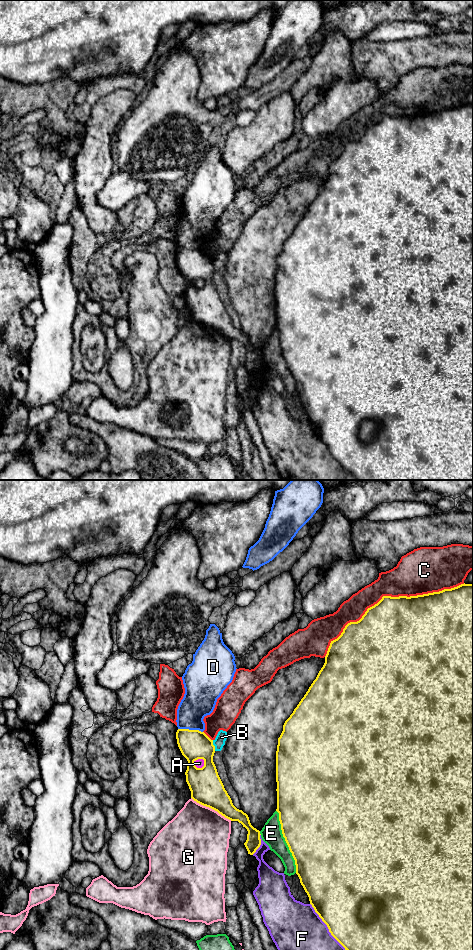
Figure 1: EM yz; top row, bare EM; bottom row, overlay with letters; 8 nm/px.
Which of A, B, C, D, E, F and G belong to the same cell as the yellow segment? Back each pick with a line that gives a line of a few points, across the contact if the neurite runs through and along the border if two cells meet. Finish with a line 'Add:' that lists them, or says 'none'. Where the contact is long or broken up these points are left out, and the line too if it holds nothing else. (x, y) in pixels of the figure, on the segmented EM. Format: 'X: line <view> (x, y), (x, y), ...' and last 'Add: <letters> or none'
Add: none

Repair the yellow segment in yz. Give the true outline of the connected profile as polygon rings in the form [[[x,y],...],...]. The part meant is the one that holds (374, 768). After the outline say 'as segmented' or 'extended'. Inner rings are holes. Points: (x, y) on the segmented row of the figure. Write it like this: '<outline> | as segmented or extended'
[[[464,583],[464,584],[461,584],[461,585],[459,585],[459,586],[457,586],[457,587],[454,587],[454,588],[451,588],[451,589],[444,589],[444,590],[442,590],[442,591],[439,591],[439,592],[433,592],[433,593],[428,593],[428,594],[423,594],[423,595],[417,595],[417,596],[410,596],[410,597],[407,597],[407,596],[399,596],[399,597],[391,597],[391,596],[383,596],[383,597],[382,597],[382,599],[381,599],[381,600],[380,600],[380,601],[379,601],[379,602],[378,602],[378,603],[377,603],[377,604],[375,604],[375,605],[374,605],[374,606],[372,606],[372,607],[370,607],[370,608],[368,608],[368,609],[367,609],[367,611],[366,611],[366,612],[365,612],[365,614],[364,614],[364,615],[363,615],[363,616],[362,616],[362,618],[361,618],[361,619],[360,619],[360,620],[359,620],[359,621],[357,621],[357,622],[350,622],[350,623],[348,623],[348,624],[347,624],[347,625],[346,625],[346,626],[345,626],[345,628],[344,628],[344,629],[343,629],[343,632],[342,632],[342,633],[341,633],[341,635],[340,635],[340,636],[339,636],[339,637],[338,637],[338,638],[337,638],[337,639],[335,639],[335,640],[333,640],[333,641],[331,641],[331,643],[330,643],[330,646],[329,646],[329,648],[328,648],[328,651],[327,651],[327,654],[326,654],[326,656],[325,656],[325,663],[324,663],[324,665],[323,665],[323,667],[322,667],[322,668],[321,668],[321,670],[320,670],[320,671],[319,671],[319,673],[318,673],[318,675],[317,675],[317,677],[316,677],[316,679],[315,679],[315,680],[314,680],[314,681],[313,681],[313,683],[312,683],[312,684],[311,684],[311,686],[310,686],[310,687],[309,687],[309,689],[308,689],[308,691],[307,691],[307,692],[306,692],[306,694],[305,694],[305,695],[304,695],[304,697],[303,697],[303,698],[302,698],[302,699],[301,699],[301,701],[300,701],[300,702],[299,702],[299,704],[298,704],[298,705],[297,705],[297,707],[296,707],[296,708],[295,708],[295,709],[294,709],[294,711],[293,711],[293,713],[292,713],[292,714],[291,714],[291,715],[290,715],[290,717],[289,717],[289,718],[288,718],[288,719],[287,719],[287,720],[286,720],[286,721],[285,721],[285,723],[284,723],[284,725],[283,725],[283,731],[282,731],[282,733],[281,733],[281,735],[280,735],[280,737],[279,737],[279,738],[278,738],[278,745],[277,745],[277,751],[276,751],[276,782],[277,782],[277,789],[276,789],[276,791],[277,791],[277,809],[276,809],[276,811],[277,811],[277,812],[278,812],[278,813],[279,813],[279,821],[280,821],[280,824],[281,824],[281,830],[282,830],[282,834],[283,834],[283,837],[284,837],[284,838],[285,838],[285,841],[286,841],[286,843],[287,843],[287,845],[288,845],[288,847],[289,847],[289,850],[290,850],[290,852],[291,852],[291,853],[292,853],[292,856],[293,856],[293,858],[294,858],[294,860],[295,860],[295,865],[296,865],[296,874],[297,874],[297,875],[298,875],[298,877],[299,877],[299,879],[300,879],[300,883],[301,883],[301,885],[302,885],[302,886],[303,886],[303,888],[304,888],[304,890],[305,890],[305,892],[306,892],[306,893],[307,893],[307,895],[308,895],[308,897],[309,897],[309,901],[310,901],[310,904],[311,904],[311,905],[312,905],[312,907],[313,907],[313,908],[314,908],[314,910],[315,910],[315,912],[316,912],[316,913],[317,913],[317,914],[318,914],[318,915],[319,915],[319,917],[320,917],[320,918],[321,918],[321,919],[322,919],[322,921],[323,921],[323,922],[324,922],[324,923],[325,923],[325,924],[326,924],[326,925],[327,925],[327,927],[328,927],[328,929],[329,929],[329,932],[330,932],[330,933],[331,933],[331,935],[332,935],[332,936],[333,936],[333,937],[334,937],[334,938],[335,938],[335,939],[336,939],[336,940],[337,940],[337,941],[338,941],[338,942],[339,942],[339,943],[340,943],[340,944],[341,944],[341,945],[342,945],[342,946],[343,946],[343,947],[344,947],[344,948],[345,948],[345,950],[473,950],[473,583],[472,583],[472,584],[465,584],[465,583]]] | as segmented

